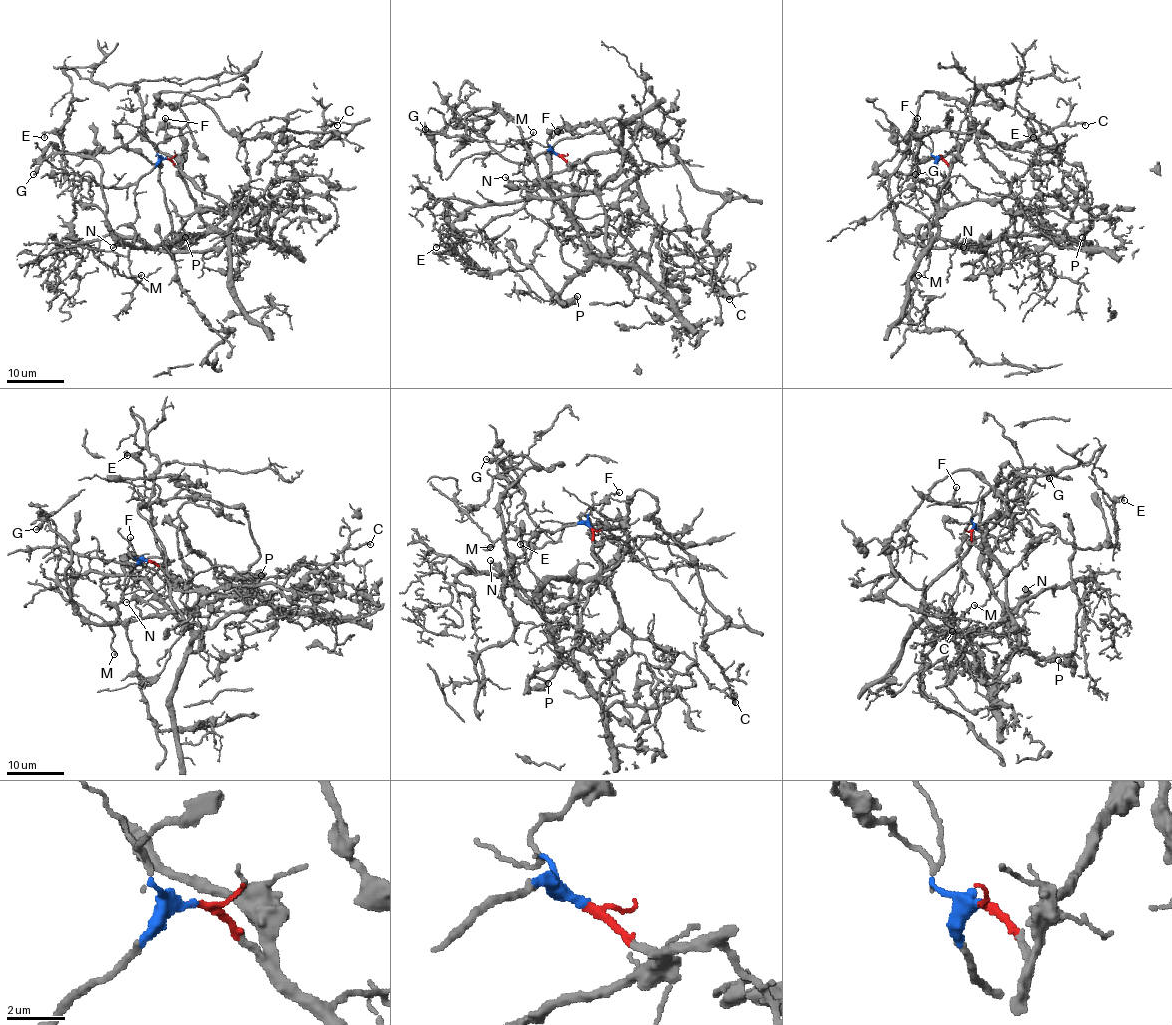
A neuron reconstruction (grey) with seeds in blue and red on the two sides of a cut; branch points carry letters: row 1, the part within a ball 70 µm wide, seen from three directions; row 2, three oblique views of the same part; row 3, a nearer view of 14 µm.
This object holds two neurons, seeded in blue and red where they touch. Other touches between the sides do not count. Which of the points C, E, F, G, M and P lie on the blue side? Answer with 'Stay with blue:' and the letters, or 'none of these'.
Stay with blue: F, G, M, P

